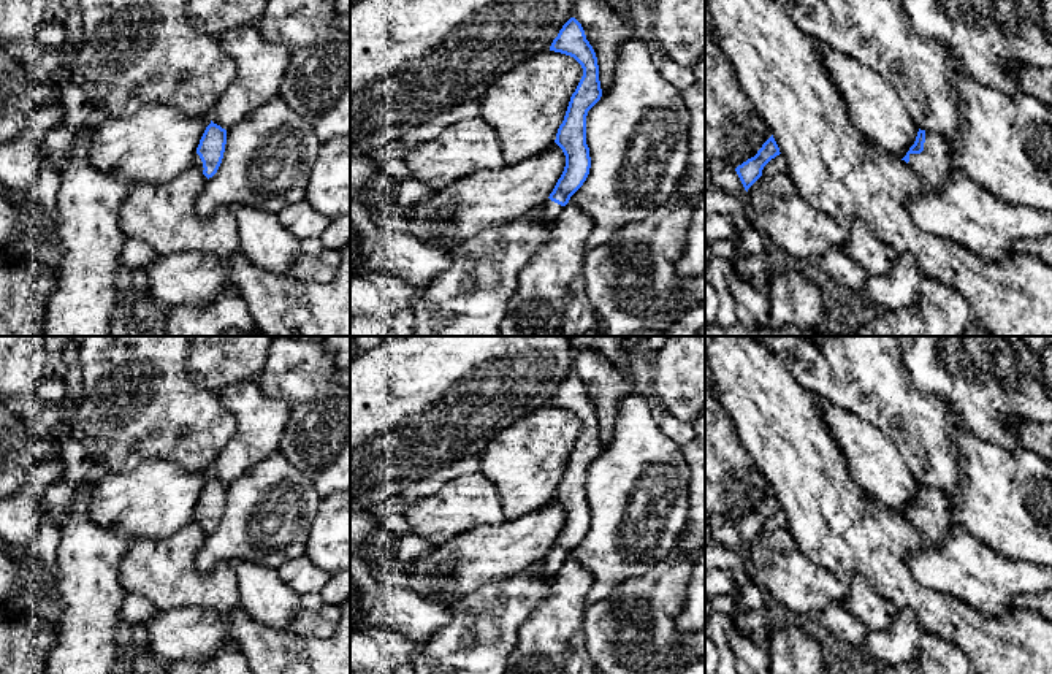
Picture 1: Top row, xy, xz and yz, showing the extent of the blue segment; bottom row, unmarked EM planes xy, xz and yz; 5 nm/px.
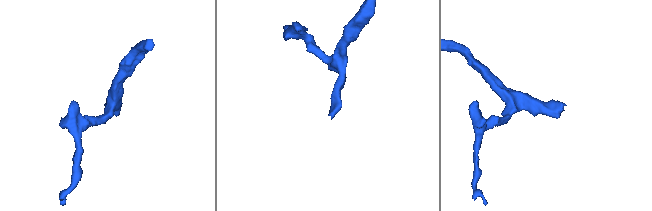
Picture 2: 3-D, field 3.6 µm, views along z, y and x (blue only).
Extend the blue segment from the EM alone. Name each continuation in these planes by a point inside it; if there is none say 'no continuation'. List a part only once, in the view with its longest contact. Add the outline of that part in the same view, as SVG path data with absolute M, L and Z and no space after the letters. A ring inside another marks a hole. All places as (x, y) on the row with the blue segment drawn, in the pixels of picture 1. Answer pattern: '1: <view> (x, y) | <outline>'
1: yz (933, 165) | M925 132L924 151L909 154L908 167L928 189L943 187L955 168L947 140L938 133Z

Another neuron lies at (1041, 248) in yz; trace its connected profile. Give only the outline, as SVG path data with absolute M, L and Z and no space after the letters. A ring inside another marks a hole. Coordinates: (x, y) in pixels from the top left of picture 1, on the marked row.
M1044 236L1038 239L1022 239L1016 246L1016 251L1020 254L1036 255L1052 266L1052 236Z

